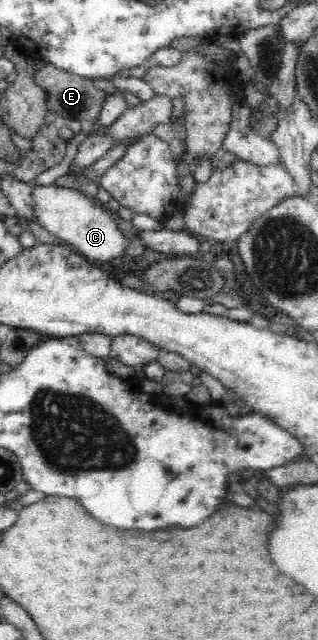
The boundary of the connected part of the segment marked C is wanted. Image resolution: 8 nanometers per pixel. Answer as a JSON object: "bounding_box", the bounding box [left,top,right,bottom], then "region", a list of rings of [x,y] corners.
{"bounding_box":[32,185,130,264],"region":[[[52,185],[37,186],[32,191],[36,221],[55,238],[69,243],[86,261],[95,264],[110,263],[125,257],[130,239],[122,232],[112,214],[97,206],[76,189]]]}

